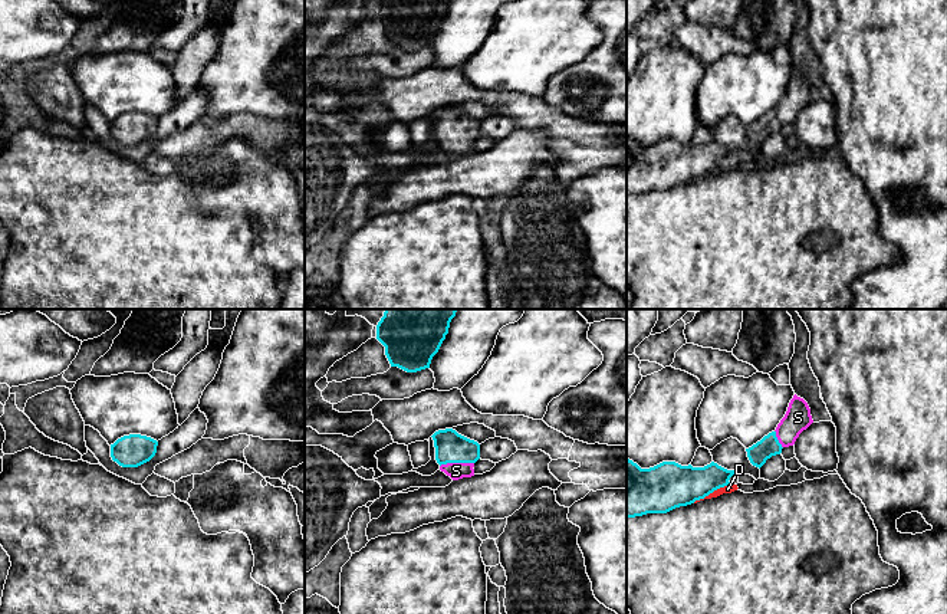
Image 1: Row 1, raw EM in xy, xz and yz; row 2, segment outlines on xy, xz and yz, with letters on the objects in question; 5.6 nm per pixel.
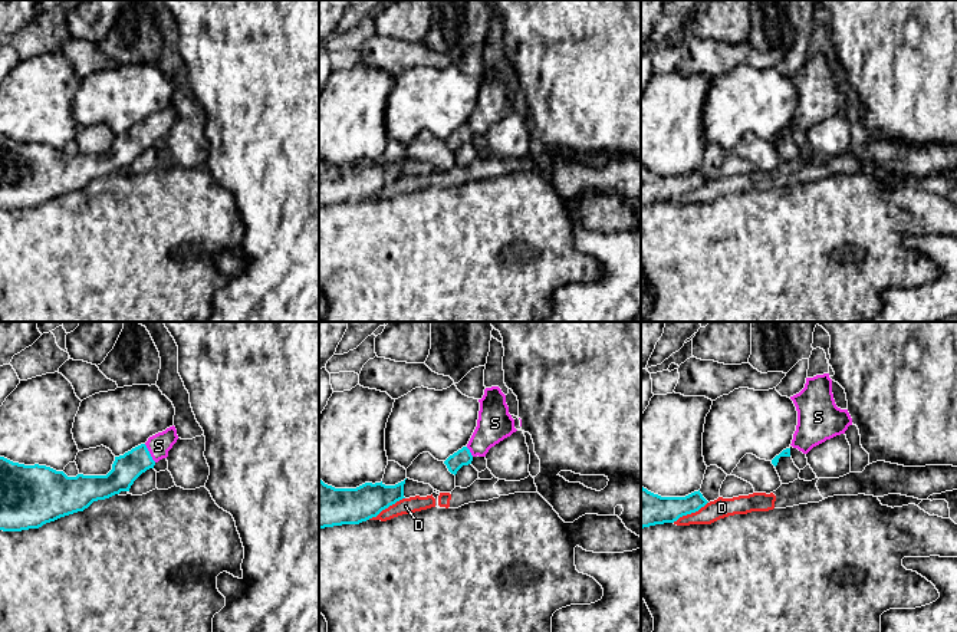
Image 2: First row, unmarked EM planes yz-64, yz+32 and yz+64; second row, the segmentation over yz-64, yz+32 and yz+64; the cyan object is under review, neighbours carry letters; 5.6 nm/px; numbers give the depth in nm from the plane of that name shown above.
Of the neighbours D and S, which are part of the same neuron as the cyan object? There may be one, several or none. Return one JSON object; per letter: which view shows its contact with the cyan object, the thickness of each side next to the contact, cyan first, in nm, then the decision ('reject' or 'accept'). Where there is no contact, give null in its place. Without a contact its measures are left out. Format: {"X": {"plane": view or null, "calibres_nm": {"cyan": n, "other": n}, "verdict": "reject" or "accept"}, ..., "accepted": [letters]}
{"D": {"plane": "yz", "calibres_nm": {"cyan": 260, "other": 50}, "verdict": "reject"}, "S": {"plane": "xz", "calibres_nm": {"cyan": 180, "other": 100}, "verdict": "accept"}, "accepted": ["S"]}

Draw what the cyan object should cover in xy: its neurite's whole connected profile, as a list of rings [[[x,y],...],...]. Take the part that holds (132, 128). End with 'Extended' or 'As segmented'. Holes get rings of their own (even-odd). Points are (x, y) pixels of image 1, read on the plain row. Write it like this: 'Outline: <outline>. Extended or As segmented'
Outline: [[[129,112],[111,122],[111,135],[122,145],[138,145],[155,134],[157,124],[151,115]]]. As segmented

